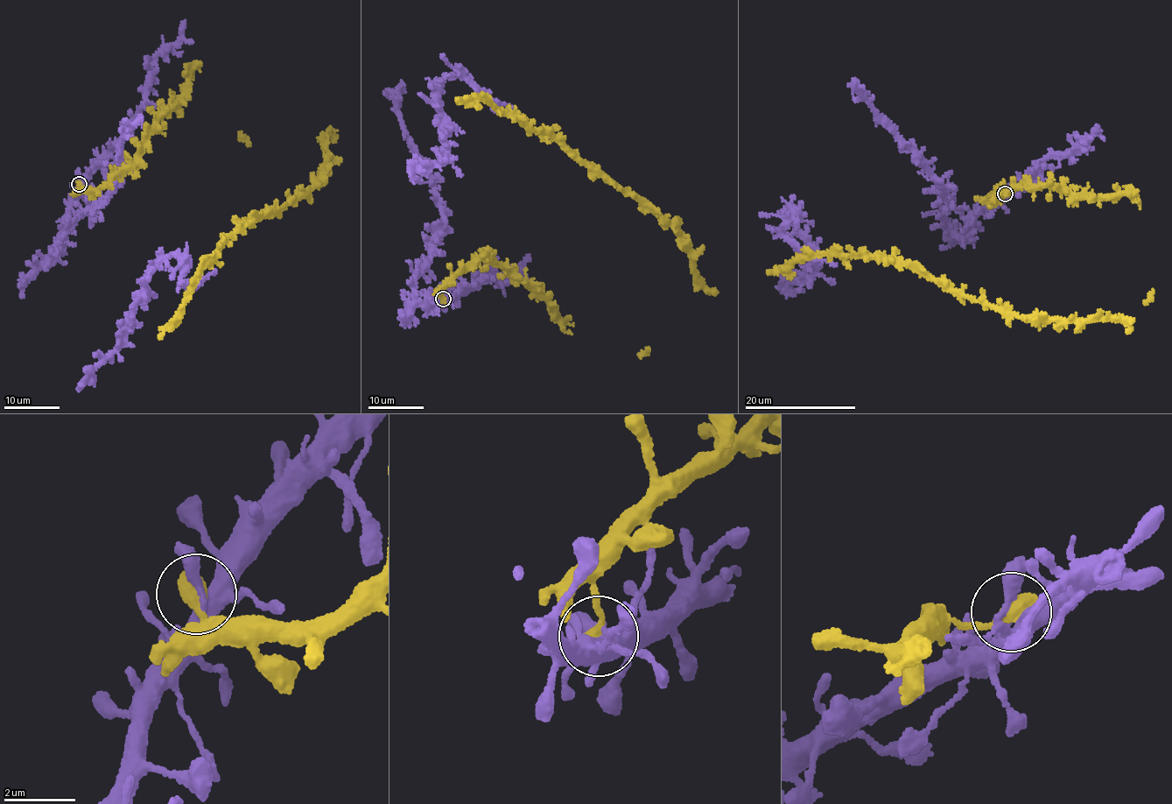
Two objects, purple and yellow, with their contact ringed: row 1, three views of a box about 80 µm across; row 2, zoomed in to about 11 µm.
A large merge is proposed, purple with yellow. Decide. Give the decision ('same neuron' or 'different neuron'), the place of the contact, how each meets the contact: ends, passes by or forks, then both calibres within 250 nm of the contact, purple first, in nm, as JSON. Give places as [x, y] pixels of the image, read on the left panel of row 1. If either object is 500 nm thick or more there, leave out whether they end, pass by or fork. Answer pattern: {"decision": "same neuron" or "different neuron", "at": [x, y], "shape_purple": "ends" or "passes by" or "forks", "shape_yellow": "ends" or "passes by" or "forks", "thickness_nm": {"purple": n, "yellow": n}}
{"decision": "different neuron", "at": [79, 184], "thickness_nm": {"purple": 240, "yellow": 550}}

